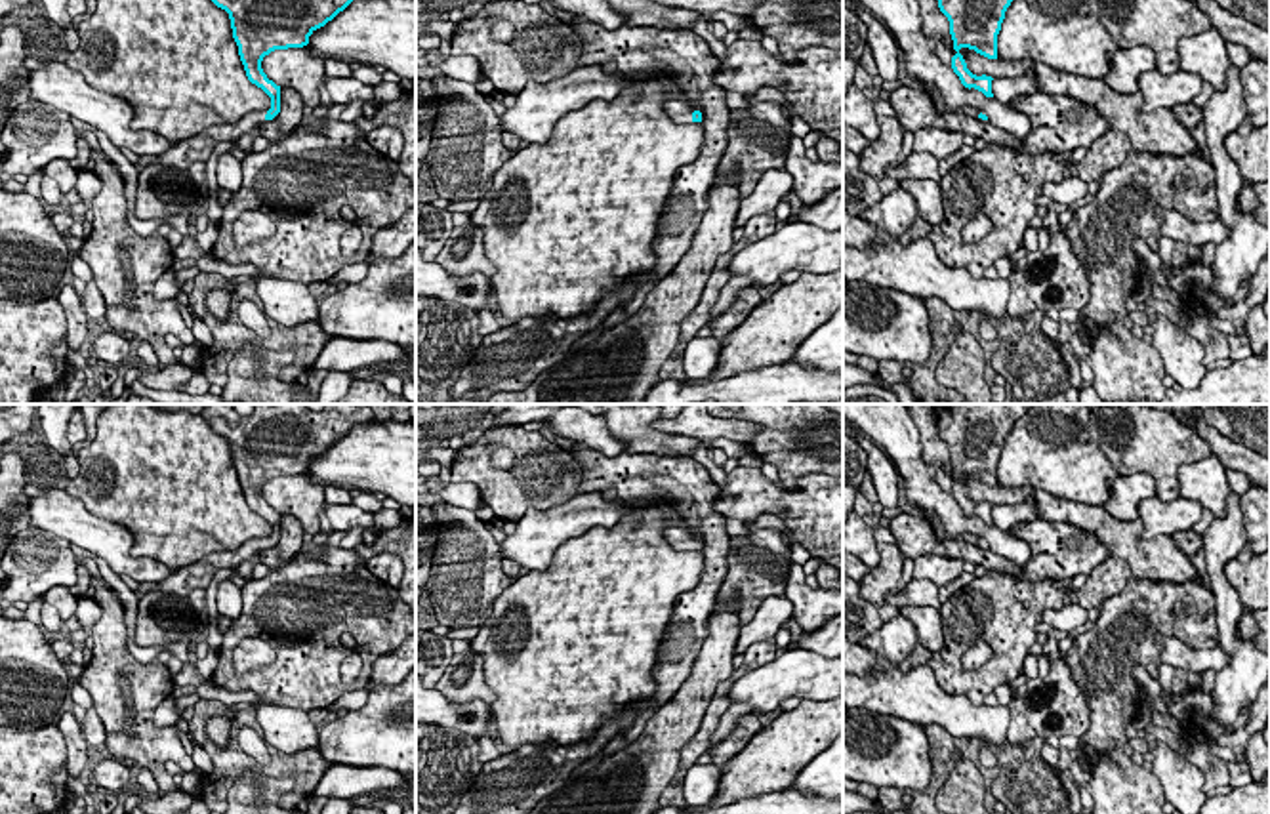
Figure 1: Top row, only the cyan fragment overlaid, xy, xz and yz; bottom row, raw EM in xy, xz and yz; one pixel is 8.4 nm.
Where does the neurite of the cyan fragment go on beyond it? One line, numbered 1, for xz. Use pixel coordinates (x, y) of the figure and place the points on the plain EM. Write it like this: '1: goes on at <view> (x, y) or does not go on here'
1: goes on at xz (677, 536)

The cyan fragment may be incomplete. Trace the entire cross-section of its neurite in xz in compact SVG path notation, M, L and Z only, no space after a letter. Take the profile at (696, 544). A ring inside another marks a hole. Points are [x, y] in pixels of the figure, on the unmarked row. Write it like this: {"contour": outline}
{"contour": "M683 524L671 526L664 532L667 543L677 551L702 549L700 538L690 538L690 530Z"}

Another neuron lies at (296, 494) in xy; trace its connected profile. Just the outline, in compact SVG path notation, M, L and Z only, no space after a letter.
M309 475L275 477L263 484L261 496L280 515L294 515L303 532L317 534L322 528L318 511L324 505L326 488Z

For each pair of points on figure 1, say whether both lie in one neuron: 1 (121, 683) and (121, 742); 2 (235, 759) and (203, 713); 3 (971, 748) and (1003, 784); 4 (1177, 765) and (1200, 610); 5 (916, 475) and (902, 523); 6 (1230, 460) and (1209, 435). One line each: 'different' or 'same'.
1: same
2: same
3: different
4: different
5: different
6: same

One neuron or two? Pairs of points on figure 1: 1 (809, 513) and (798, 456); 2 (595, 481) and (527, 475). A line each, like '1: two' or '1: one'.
1: two
2: two

